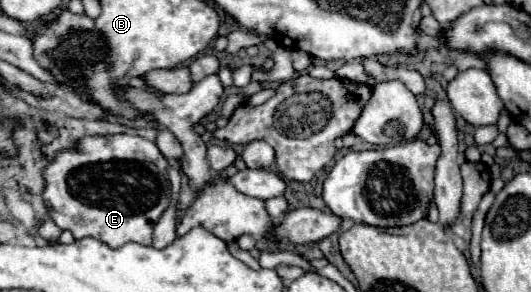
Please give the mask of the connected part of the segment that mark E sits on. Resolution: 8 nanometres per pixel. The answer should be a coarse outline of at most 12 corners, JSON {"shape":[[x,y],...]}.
{"shape":[[85,136],[45,166],[73,236],[151,246],[169,160],[141,136]]}

